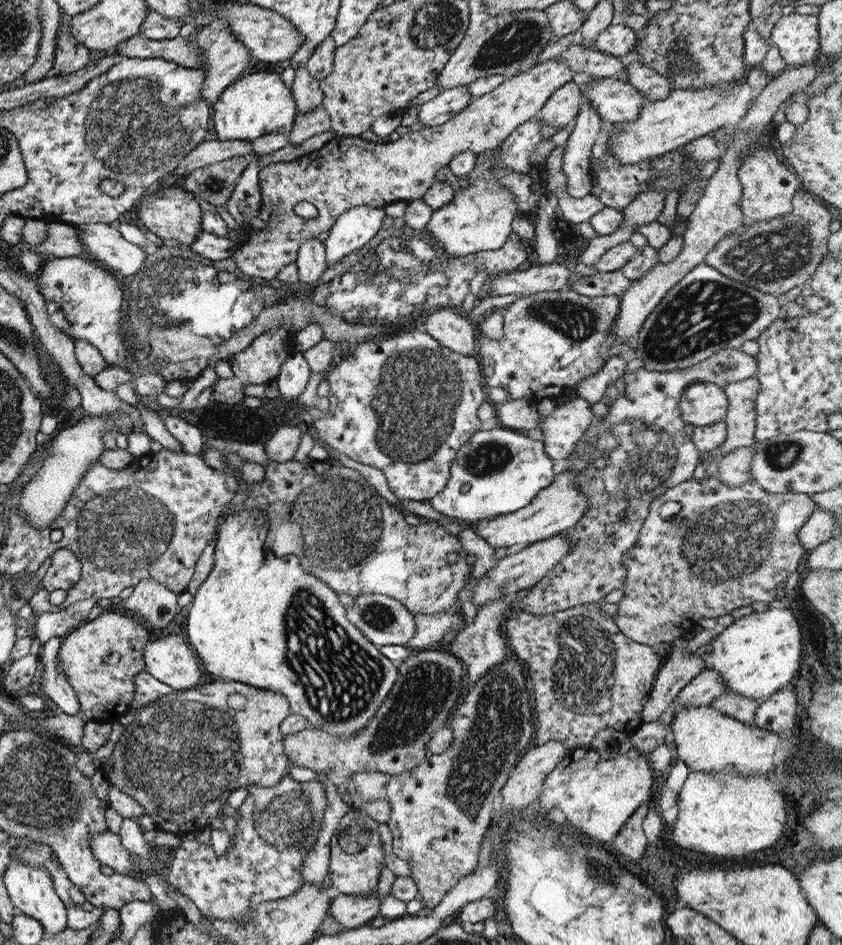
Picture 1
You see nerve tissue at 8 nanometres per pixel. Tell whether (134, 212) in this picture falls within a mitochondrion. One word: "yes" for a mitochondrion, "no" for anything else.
no

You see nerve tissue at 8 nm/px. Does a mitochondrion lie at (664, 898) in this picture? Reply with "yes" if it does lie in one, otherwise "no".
no

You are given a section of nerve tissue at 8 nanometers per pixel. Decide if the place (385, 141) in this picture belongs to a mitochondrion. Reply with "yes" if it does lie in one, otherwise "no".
no

